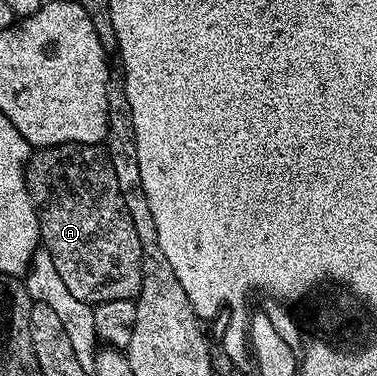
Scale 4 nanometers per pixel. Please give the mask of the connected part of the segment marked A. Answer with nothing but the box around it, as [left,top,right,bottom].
[26,145,142,307]

